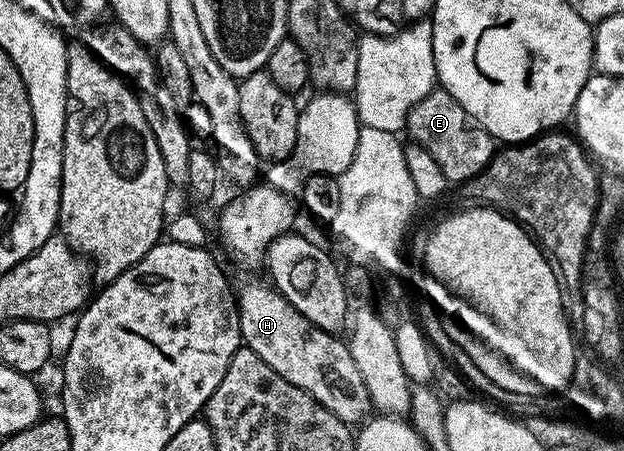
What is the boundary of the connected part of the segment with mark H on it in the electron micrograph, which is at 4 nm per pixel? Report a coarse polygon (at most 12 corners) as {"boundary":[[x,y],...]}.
{"boundary":[[236,288],[243,345],[354,426],[372,412],[345,339],[277,288]]}

